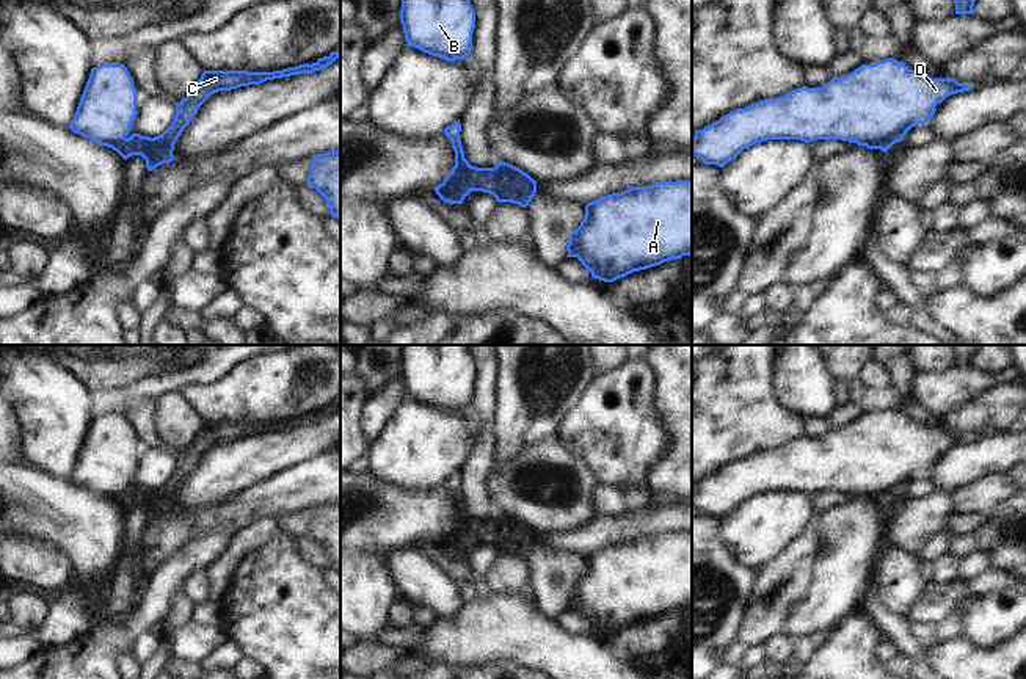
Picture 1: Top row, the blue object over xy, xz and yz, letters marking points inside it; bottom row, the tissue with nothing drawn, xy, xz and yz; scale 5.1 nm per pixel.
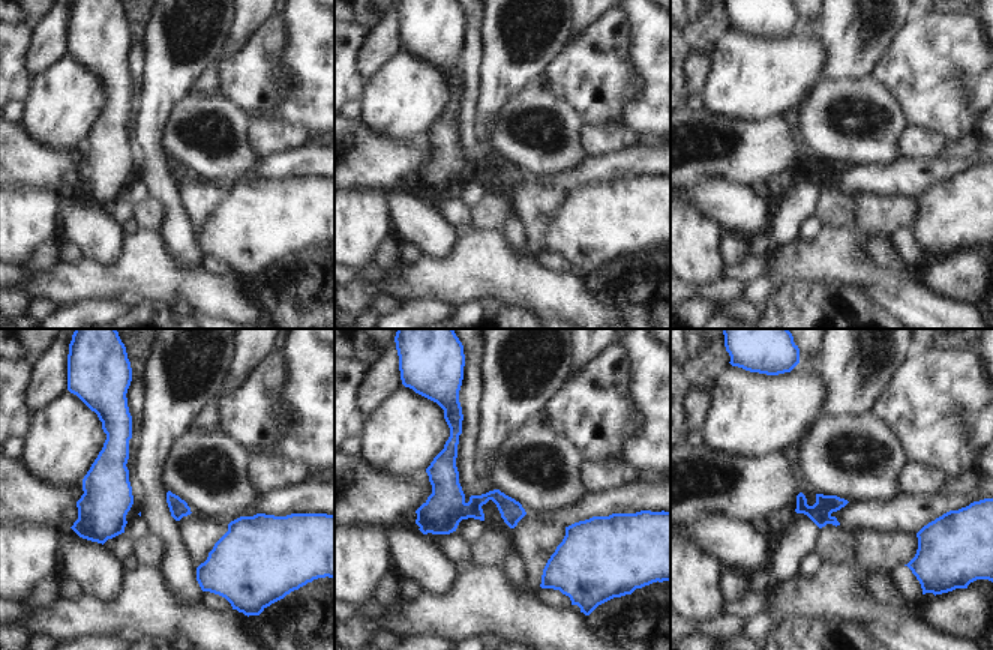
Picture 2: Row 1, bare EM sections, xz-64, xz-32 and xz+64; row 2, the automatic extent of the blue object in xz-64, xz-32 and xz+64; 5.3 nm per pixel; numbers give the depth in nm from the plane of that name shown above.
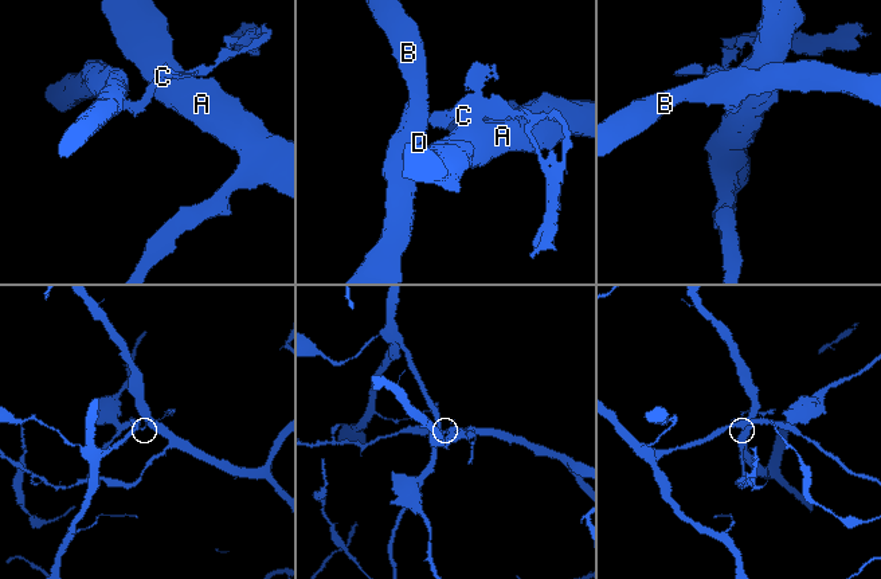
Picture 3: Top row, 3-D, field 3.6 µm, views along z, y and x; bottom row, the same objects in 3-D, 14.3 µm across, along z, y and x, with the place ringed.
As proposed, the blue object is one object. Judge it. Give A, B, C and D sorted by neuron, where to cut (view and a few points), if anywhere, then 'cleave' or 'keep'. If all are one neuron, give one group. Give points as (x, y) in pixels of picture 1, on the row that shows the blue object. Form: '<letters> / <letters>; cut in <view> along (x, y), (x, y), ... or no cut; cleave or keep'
A C / B D; cut in xz along (469, 165), (466, 173), (472, 190); cleave

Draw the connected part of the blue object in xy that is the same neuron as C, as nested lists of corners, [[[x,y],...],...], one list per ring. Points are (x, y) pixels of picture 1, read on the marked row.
[[[331,52],[328,56],[318,58],[312,64],[300,64],[273,72],[248,72],[248,71],[204,71],[201,78],[195,83],[190,94],[176,105],[176,116],[171,125],[158,136],[141,136],[132,133],[119,143],[111,146],[124,160],[132,155],[141,155],[146,160],[147,171],[155,169],[174,158],[173,151],[177,138],[190,124],[199,107],[218,91],[231,91],[240,86],[260,85],[267,80],[312,74],[328,67],[340,56],[340,52]]]

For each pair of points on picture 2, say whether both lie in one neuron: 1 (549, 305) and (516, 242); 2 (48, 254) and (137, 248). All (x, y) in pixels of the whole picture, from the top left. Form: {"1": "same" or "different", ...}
{"1": "different", "2": "different"}

